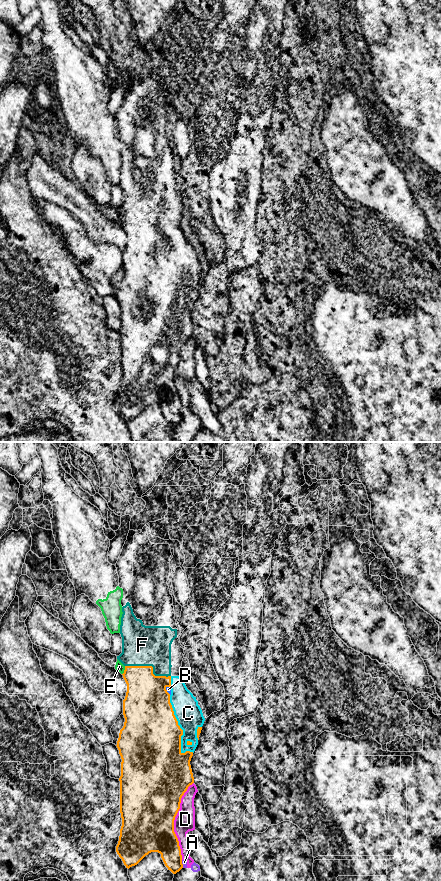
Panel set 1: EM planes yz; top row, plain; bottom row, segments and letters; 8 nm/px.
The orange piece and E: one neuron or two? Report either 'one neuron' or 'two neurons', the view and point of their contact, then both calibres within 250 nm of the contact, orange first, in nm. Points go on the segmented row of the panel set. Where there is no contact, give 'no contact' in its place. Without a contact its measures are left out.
two neurons | yz (124, 670) | 300/70 nm

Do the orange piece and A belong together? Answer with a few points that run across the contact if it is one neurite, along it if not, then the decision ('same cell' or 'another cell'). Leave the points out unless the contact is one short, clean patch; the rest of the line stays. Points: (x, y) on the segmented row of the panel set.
line yz (181, 860), (183, 867); another cell

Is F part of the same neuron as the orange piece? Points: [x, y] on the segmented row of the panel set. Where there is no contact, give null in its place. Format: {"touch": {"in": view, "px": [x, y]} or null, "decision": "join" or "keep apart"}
{"touch": {"in": "yz", "px": [150, 666]}, "decision": "join"}

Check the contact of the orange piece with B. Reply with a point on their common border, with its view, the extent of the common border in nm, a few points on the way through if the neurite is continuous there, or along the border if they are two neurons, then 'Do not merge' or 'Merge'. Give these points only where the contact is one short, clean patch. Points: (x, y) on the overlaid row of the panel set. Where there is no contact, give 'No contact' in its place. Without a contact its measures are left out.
Touches orange at yz (166, 690). Shared border 80 nm. Do not merge

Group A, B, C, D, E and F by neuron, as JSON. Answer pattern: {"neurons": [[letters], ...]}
{"neurons": [["A", "B", "D", "E"], ["C", "F"]]}

